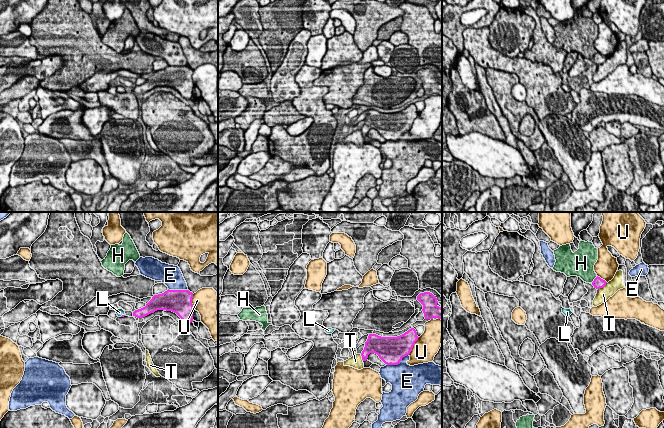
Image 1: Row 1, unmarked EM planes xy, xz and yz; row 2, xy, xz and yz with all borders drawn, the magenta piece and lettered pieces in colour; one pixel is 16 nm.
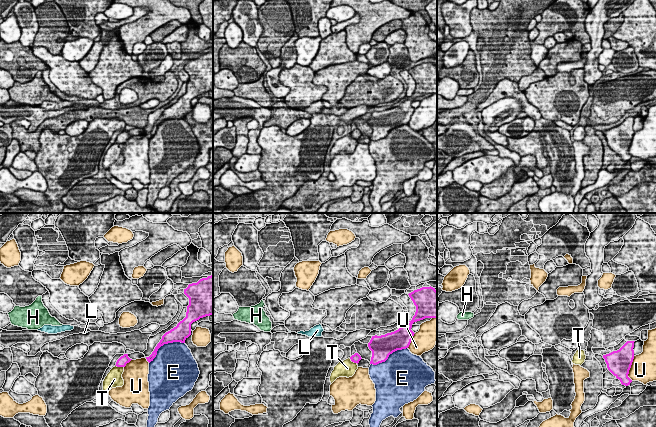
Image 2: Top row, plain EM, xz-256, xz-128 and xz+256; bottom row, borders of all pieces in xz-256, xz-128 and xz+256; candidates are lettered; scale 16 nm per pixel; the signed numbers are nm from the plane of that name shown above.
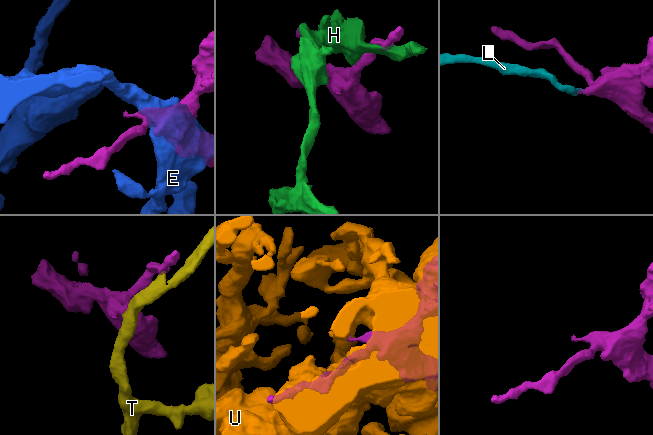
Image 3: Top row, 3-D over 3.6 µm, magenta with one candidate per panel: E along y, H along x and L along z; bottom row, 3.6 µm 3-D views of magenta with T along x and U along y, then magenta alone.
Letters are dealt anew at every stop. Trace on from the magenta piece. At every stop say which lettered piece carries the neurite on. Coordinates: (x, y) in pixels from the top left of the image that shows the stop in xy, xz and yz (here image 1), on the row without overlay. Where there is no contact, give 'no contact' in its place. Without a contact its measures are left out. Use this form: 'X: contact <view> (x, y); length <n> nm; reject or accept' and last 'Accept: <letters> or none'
E: contact xz (397, 140); length 400 nm; reject
H: contact yz (594, 55); length 150 nm; reject
L: contact xy (122, 91); length 90 nm; accept
T: contact yz (602, 63); length 190 nm; reject
U: contact xz (413, 121); length 340 nm; reject
Accept: L

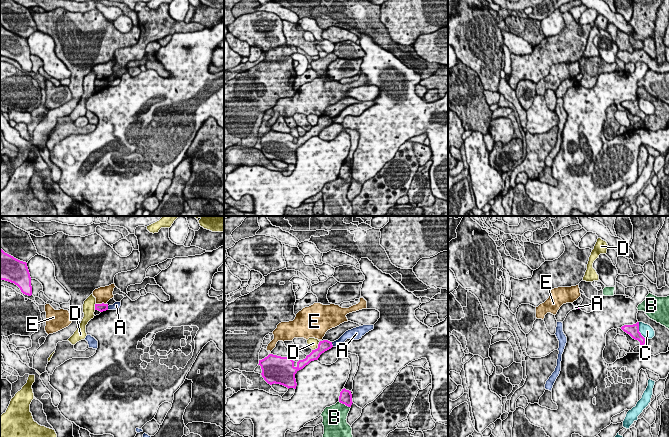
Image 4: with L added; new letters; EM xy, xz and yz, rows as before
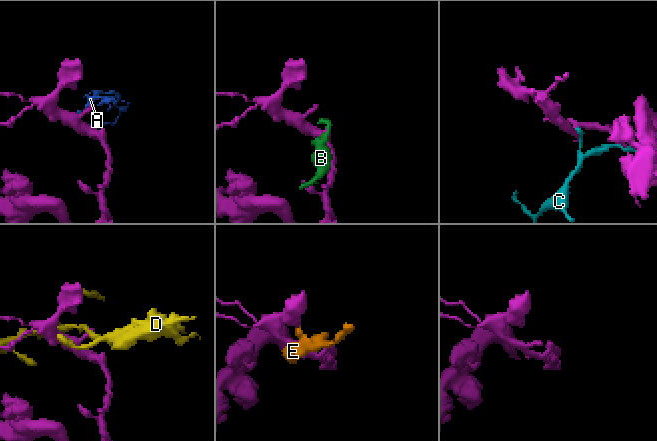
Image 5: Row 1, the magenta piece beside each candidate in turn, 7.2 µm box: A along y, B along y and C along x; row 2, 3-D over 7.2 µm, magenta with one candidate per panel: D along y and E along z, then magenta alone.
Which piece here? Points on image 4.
A: contact xz (331, 120); length 90 nm; reject
B: contact xz (345, 180); length 220 nm; reject
C: contact yz (638, 107); length 320 nm; reject
D: contact xz (318, 123); length 200 nm; reject
E: contact xy (102, 79); length 180 nm; reject
Accept: none

